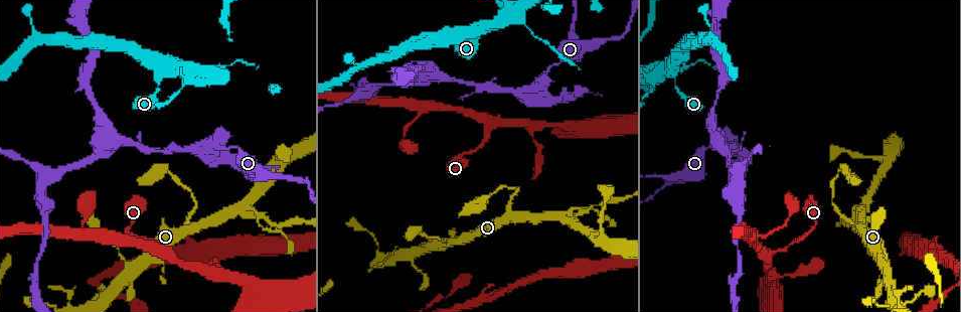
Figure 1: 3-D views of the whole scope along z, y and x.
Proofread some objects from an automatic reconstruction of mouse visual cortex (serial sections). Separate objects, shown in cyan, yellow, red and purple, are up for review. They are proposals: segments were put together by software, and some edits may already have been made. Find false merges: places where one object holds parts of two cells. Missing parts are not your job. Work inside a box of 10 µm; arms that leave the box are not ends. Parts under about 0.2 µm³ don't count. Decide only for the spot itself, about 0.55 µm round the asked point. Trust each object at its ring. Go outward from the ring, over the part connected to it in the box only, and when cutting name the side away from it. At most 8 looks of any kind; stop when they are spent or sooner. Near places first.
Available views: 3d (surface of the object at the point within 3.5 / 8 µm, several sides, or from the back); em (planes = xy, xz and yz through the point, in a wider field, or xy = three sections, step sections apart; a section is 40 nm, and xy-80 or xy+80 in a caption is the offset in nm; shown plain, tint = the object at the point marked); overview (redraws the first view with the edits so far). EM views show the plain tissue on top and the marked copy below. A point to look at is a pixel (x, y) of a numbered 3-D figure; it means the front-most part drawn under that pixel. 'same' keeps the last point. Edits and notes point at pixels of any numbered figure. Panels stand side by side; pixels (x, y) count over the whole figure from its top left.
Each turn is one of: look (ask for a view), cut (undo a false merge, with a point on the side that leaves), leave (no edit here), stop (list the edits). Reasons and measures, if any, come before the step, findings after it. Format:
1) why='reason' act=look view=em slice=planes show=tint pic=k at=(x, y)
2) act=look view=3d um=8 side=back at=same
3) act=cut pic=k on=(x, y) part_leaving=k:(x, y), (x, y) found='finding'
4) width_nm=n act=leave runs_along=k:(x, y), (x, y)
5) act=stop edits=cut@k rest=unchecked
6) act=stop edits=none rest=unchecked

why='thin neck' act=look view=3d um=8 side=back pic=1 at=(853, 220)

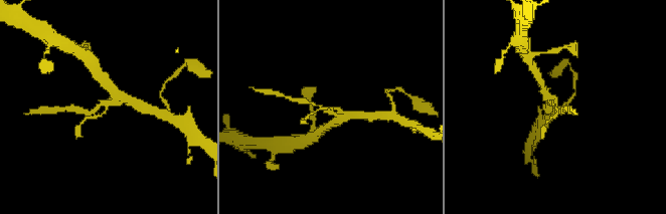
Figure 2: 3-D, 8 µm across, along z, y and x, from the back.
why='zoom in' act=look view=3d um=3.5 at=same

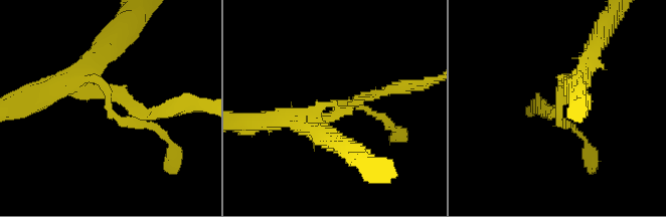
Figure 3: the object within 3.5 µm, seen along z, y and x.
why='shape alone is not enough' act=look view=em slice=xy step=5 show=tint pic=3 at=(353, 105)

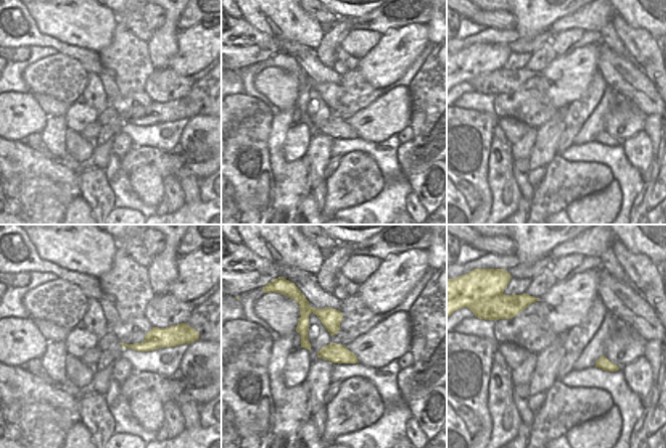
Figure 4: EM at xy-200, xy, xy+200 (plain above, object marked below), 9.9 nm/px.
act=leave runs_along=3:(300, 122), (414, 85) found='all the same cell'

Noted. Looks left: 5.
why='abrupt turn' act=look view=3d um=3.5 pic=1 at=(209, 148)

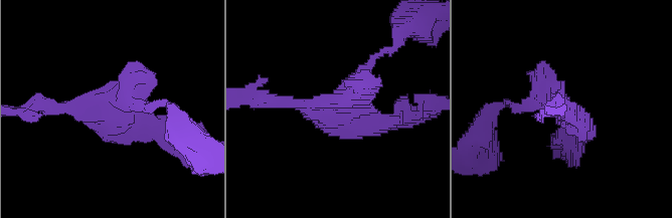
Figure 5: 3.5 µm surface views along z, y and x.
why='now the EM' act=look view=em slice=xy step=3 show=tint pic=5 at=(118, 108)

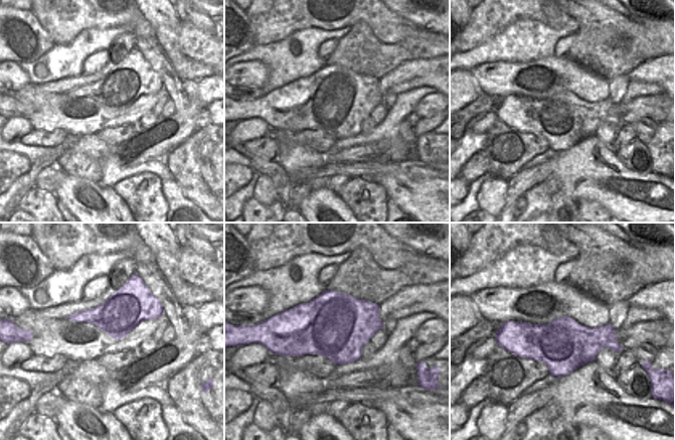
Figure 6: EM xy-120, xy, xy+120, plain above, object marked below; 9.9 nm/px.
width_nm=650 act=leave runs_along=5:(373, 57), (333, 112), (281, 101) found='one cell here'

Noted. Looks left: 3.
why='calibre changes' act=look view=3d um=3.5 pic=1 at=(158, 78)

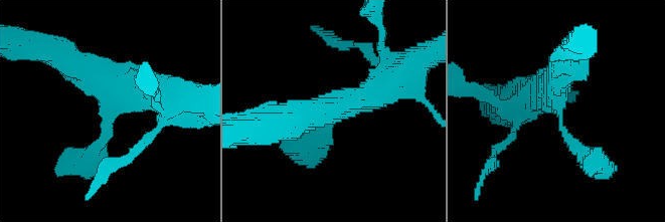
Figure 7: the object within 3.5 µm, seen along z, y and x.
act=look view=em slice=xy step=3 show=tint pic=7 at=(559, 112)

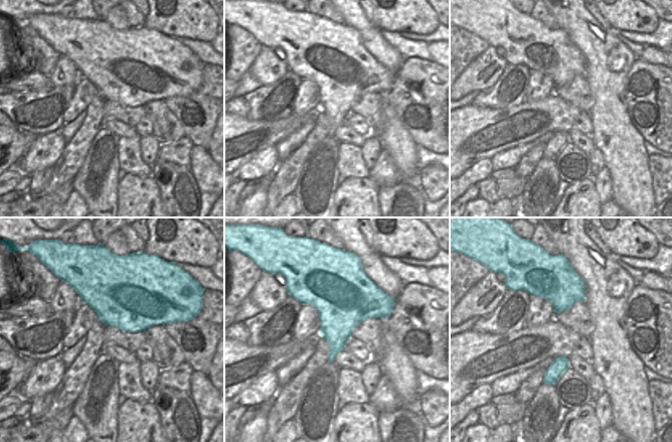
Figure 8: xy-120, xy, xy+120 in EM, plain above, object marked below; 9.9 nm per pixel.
width_nm=500 act=leave runs_along=7:(308, 145), (336, 108), (299, 119) found='all the same cell'

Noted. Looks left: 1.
act=stop edits=none rest=unchecked

